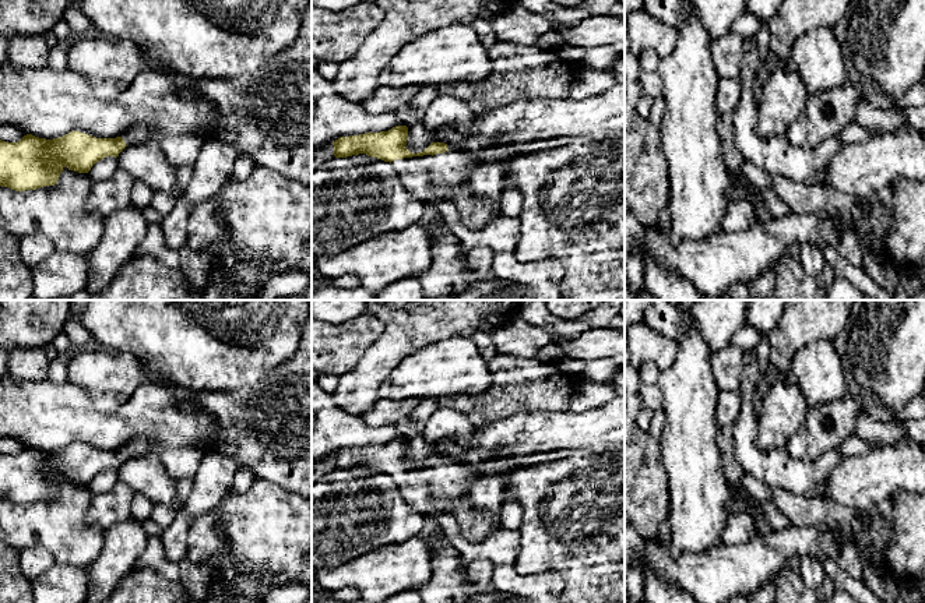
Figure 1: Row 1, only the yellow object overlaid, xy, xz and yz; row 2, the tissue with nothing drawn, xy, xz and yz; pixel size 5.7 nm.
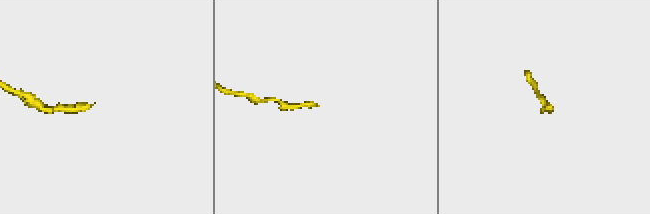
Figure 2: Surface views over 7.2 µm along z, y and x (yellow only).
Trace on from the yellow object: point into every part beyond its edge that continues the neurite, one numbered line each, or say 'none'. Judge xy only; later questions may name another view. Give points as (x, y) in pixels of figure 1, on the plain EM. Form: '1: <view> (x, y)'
1: xy (137, 447)

